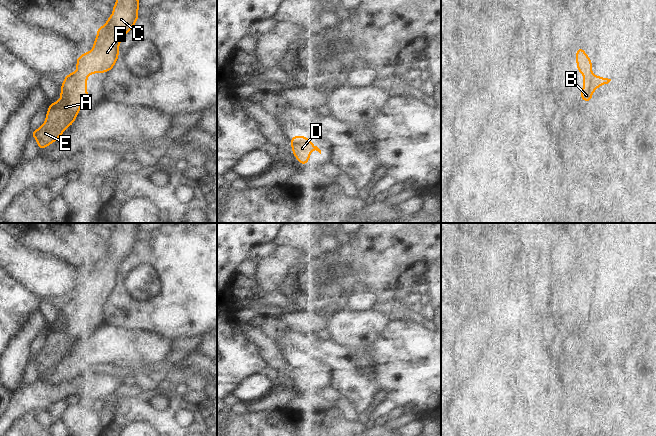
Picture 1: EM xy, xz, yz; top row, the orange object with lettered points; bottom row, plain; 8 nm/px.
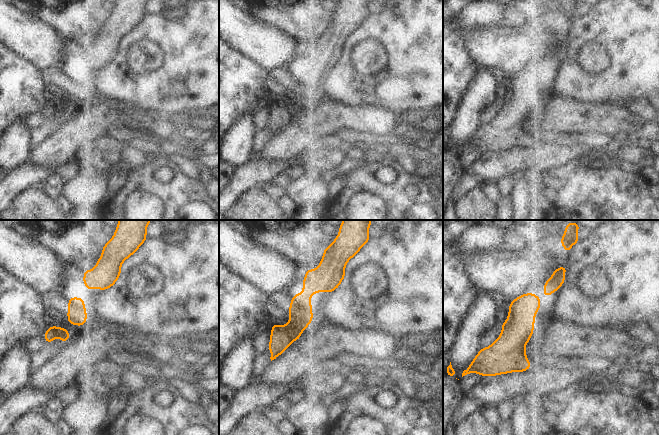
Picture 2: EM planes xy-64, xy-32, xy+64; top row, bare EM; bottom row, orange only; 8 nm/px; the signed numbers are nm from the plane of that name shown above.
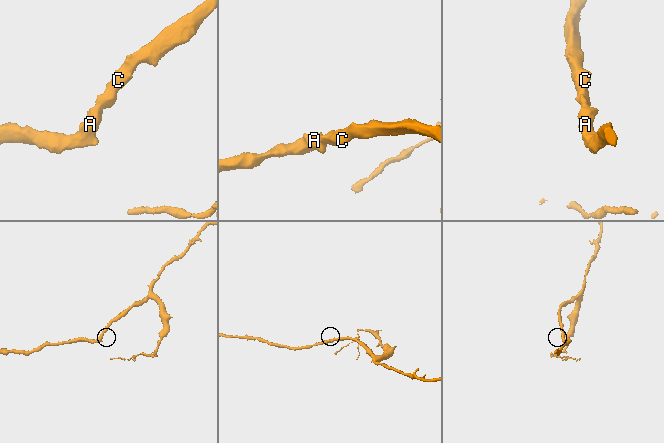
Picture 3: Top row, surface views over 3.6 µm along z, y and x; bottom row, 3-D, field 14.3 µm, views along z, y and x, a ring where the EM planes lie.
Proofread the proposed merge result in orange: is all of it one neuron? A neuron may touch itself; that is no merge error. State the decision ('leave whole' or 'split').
leave whole

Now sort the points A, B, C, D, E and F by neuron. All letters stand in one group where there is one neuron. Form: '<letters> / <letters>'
A B C D E F

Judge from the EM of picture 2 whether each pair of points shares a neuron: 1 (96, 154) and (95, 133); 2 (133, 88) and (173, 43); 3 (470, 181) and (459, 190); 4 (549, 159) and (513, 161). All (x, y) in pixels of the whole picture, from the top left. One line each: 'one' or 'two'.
1: two
2: one
3: one
4: one

